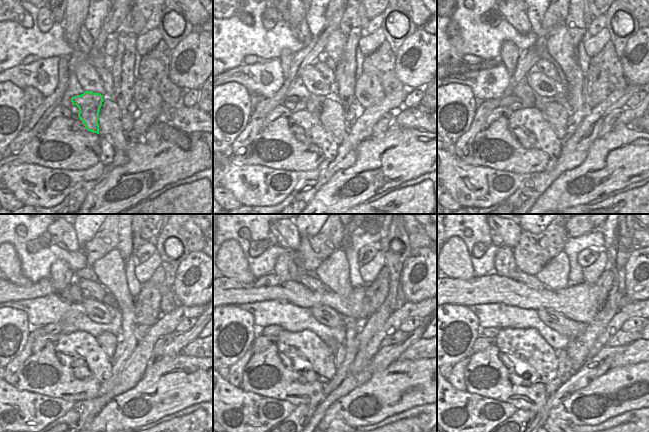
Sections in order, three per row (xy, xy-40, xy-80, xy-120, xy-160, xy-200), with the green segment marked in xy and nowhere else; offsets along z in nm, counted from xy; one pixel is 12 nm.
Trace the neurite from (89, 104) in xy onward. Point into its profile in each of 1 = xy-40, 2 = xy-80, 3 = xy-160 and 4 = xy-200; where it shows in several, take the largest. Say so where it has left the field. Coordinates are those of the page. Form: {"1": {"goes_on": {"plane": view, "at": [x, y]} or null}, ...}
{"1": {"goes_on": {"plane": "xy-40", "at": [314, 103]}}, "2": {"goes_on": {"plane": "xy-80", "at": [505, 102]}}, "3": {"goes_on": {"plane": "xy-160", "at": [268, 331]}}, "4": {"goes_on": {"plane": "xy-200", "at": [490, 332]}}}

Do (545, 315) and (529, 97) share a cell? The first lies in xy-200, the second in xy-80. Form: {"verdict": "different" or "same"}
{"verdict": "different"}

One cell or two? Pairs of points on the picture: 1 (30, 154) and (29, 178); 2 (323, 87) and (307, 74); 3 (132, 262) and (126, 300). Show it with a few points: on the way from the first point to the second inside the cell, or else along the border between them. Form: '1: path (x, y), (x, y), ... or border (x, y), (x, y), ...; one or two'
1: border (10, 166), (32, 163), (53, 168); two
2: path (319, 86), (311, 78); one
3: border (124, 265), (127, 288), (134, 298); two

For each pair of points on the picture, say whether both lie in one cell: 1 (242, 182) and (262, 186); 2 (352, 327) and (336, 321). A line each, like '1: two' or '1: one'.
1: one
2: two

